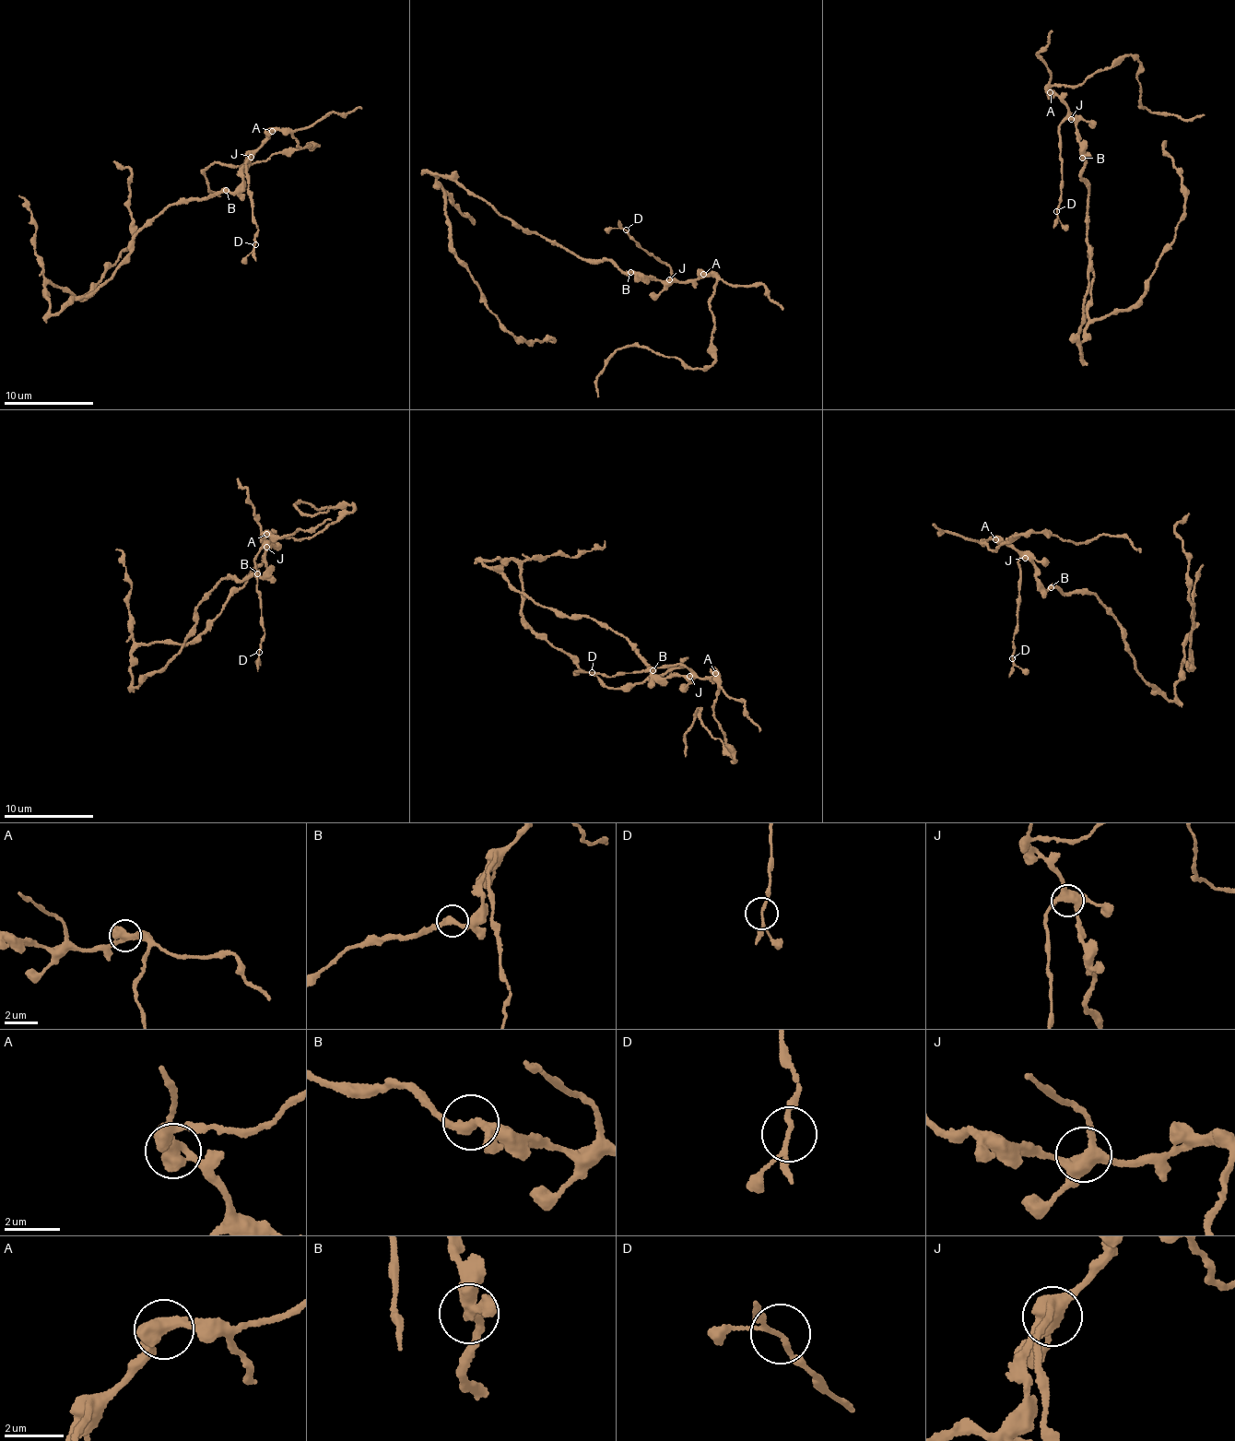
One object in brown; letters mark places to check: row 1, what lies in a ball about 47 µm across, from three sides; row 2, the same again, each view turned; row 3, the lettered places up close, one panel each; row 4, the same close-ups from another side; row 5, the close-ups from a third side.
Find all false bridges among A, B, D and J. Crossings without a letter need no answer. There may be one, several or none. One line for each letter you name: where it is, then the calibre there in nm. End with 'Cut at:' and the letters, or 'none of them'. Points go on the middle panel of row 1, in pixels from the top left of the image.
Cut at: none of them

